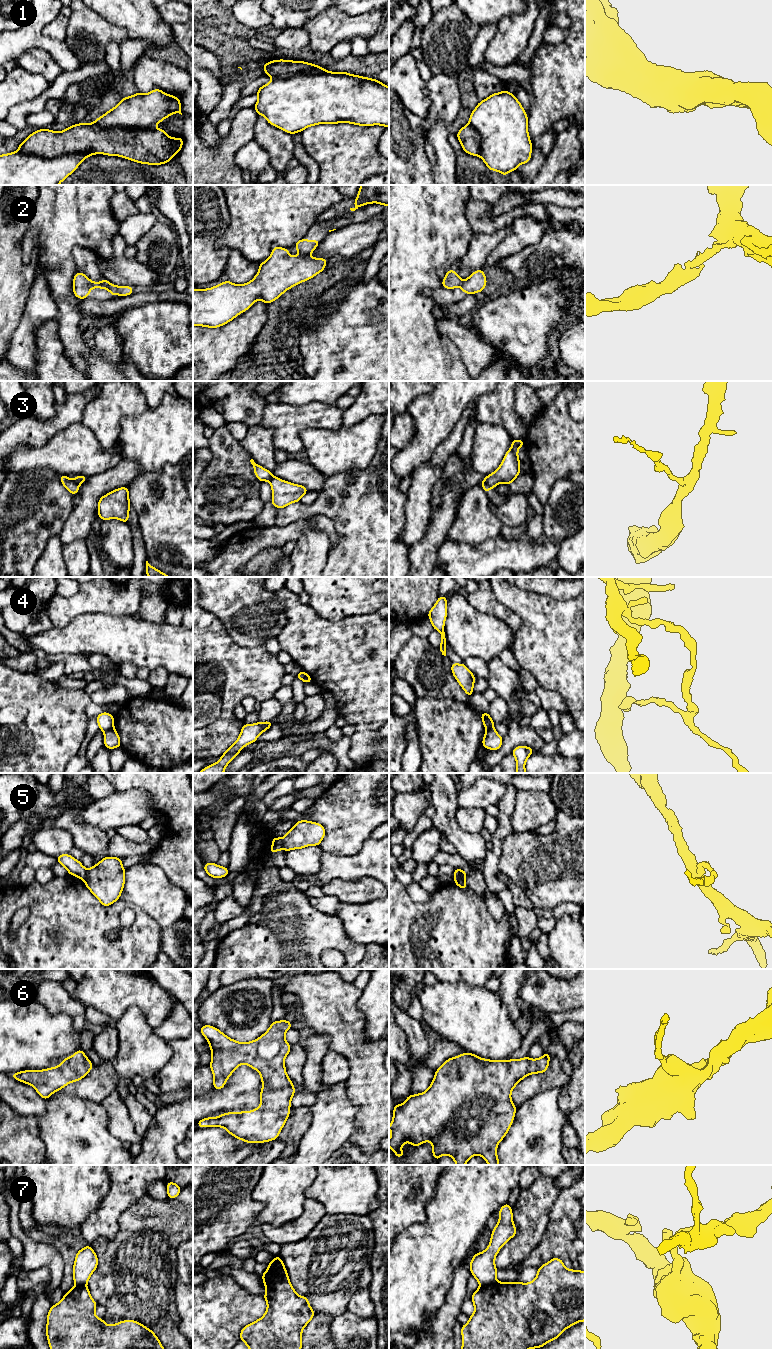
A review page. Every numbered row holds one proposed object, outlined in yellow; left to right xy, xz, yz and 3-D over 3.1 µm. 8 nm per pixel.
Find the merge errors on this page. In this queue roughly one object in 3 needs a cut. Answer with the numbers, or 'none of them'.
2, 3, 4, 5, 7

